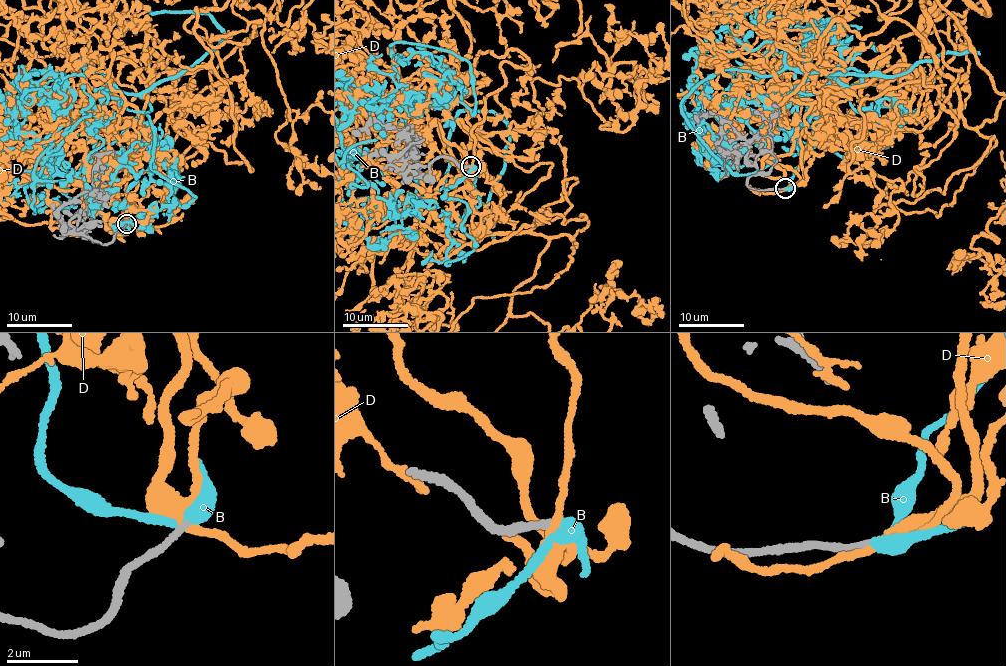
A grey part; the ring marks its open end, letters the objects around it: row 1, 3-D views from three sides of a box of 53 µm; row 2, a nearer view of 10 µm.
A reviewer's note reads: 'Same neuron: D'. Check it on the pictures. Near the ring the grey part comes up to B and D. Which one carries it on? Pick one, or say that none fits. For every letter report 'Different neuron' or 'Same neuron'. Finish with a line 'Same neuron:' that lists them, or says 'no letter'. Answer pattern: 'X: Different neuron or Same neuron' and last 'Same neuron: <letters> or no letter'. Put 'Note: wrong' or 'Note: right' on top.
Note: wrong
B: Same neuron
D: Different neuron
Same neuron: B

